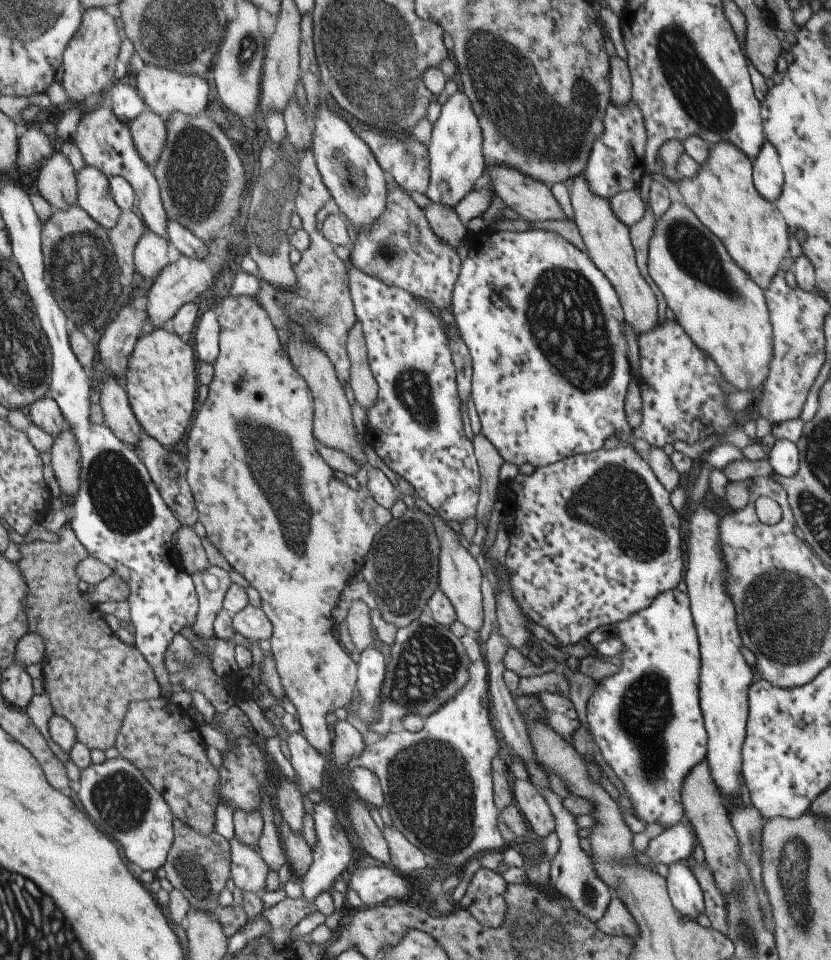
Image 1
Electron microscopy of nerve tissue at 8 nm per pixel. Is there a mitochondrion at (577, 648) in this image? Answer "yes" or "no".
no

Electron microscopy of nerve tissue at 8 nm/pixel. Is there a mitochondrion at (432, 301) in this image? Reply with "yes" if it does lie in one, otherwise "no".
no

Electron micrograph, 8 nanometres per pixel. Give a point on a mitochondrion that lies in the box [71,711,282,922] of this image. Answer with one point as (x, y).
(121, 799)

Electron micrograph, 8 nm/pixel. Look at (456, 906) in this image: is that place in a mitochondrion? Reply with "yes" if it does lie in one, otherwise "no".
no

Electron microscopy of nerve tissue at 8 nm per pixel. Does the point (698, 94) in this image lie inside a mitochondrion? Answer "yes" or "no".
yes

